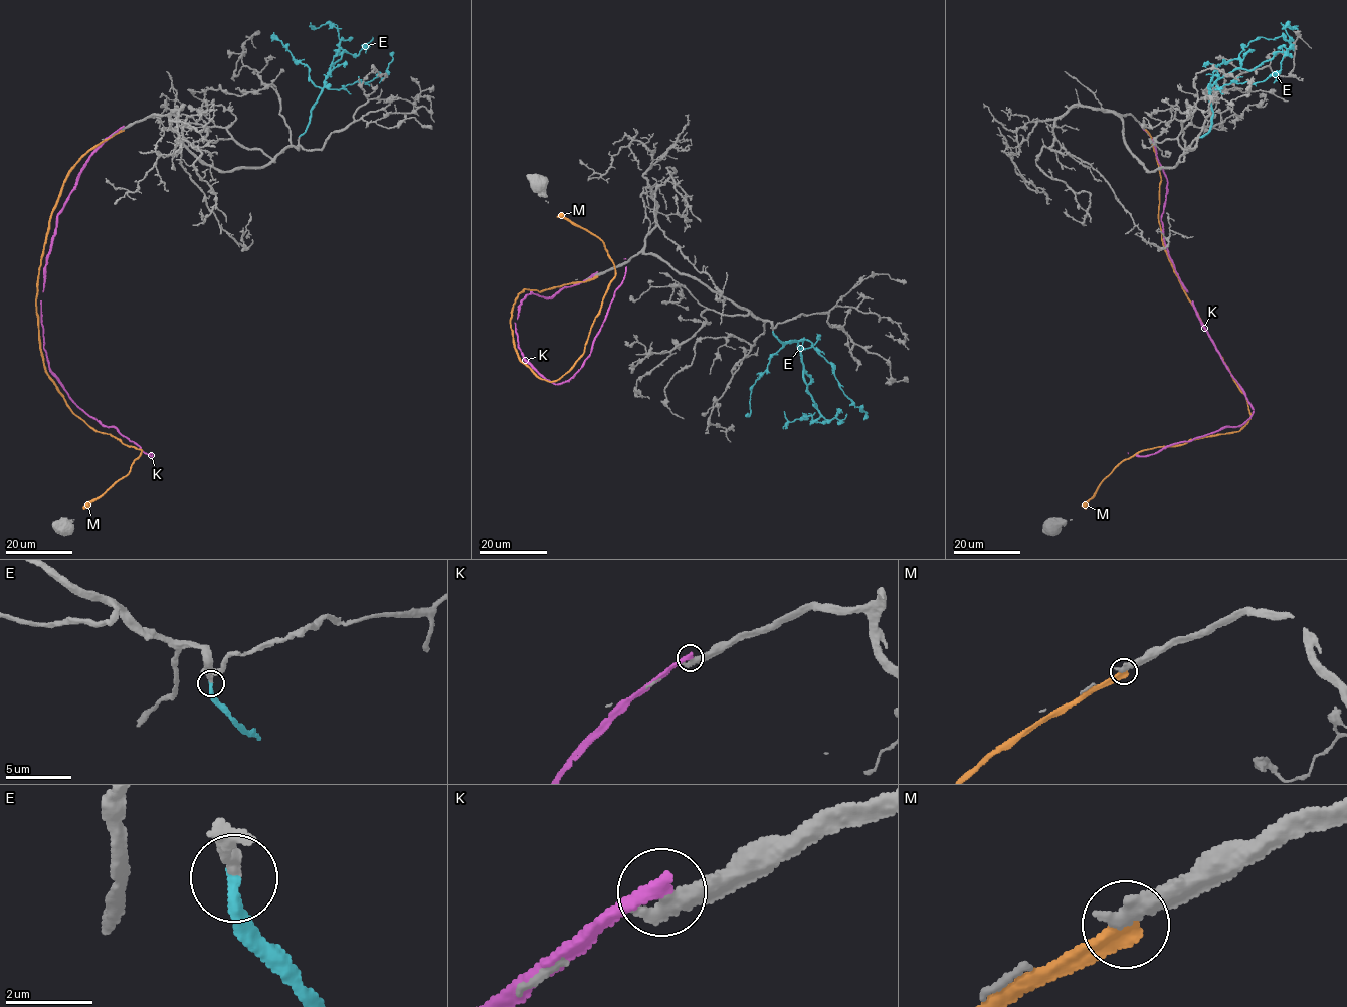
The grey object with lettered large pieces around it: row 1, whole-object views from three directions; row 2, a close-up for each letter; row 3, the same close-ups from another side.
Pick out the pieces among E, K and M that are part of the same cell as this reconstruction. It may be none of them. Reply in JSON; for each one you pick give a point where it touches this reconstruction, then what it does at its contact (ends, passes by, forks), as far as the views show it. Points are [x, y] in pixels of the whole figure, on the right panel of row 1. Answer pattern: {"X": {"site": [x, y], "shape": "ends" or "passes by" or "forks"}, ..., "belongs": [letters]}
{"E": {"site": [1199, 137], "shape": "ends"}, "belongs": ["E"]}

